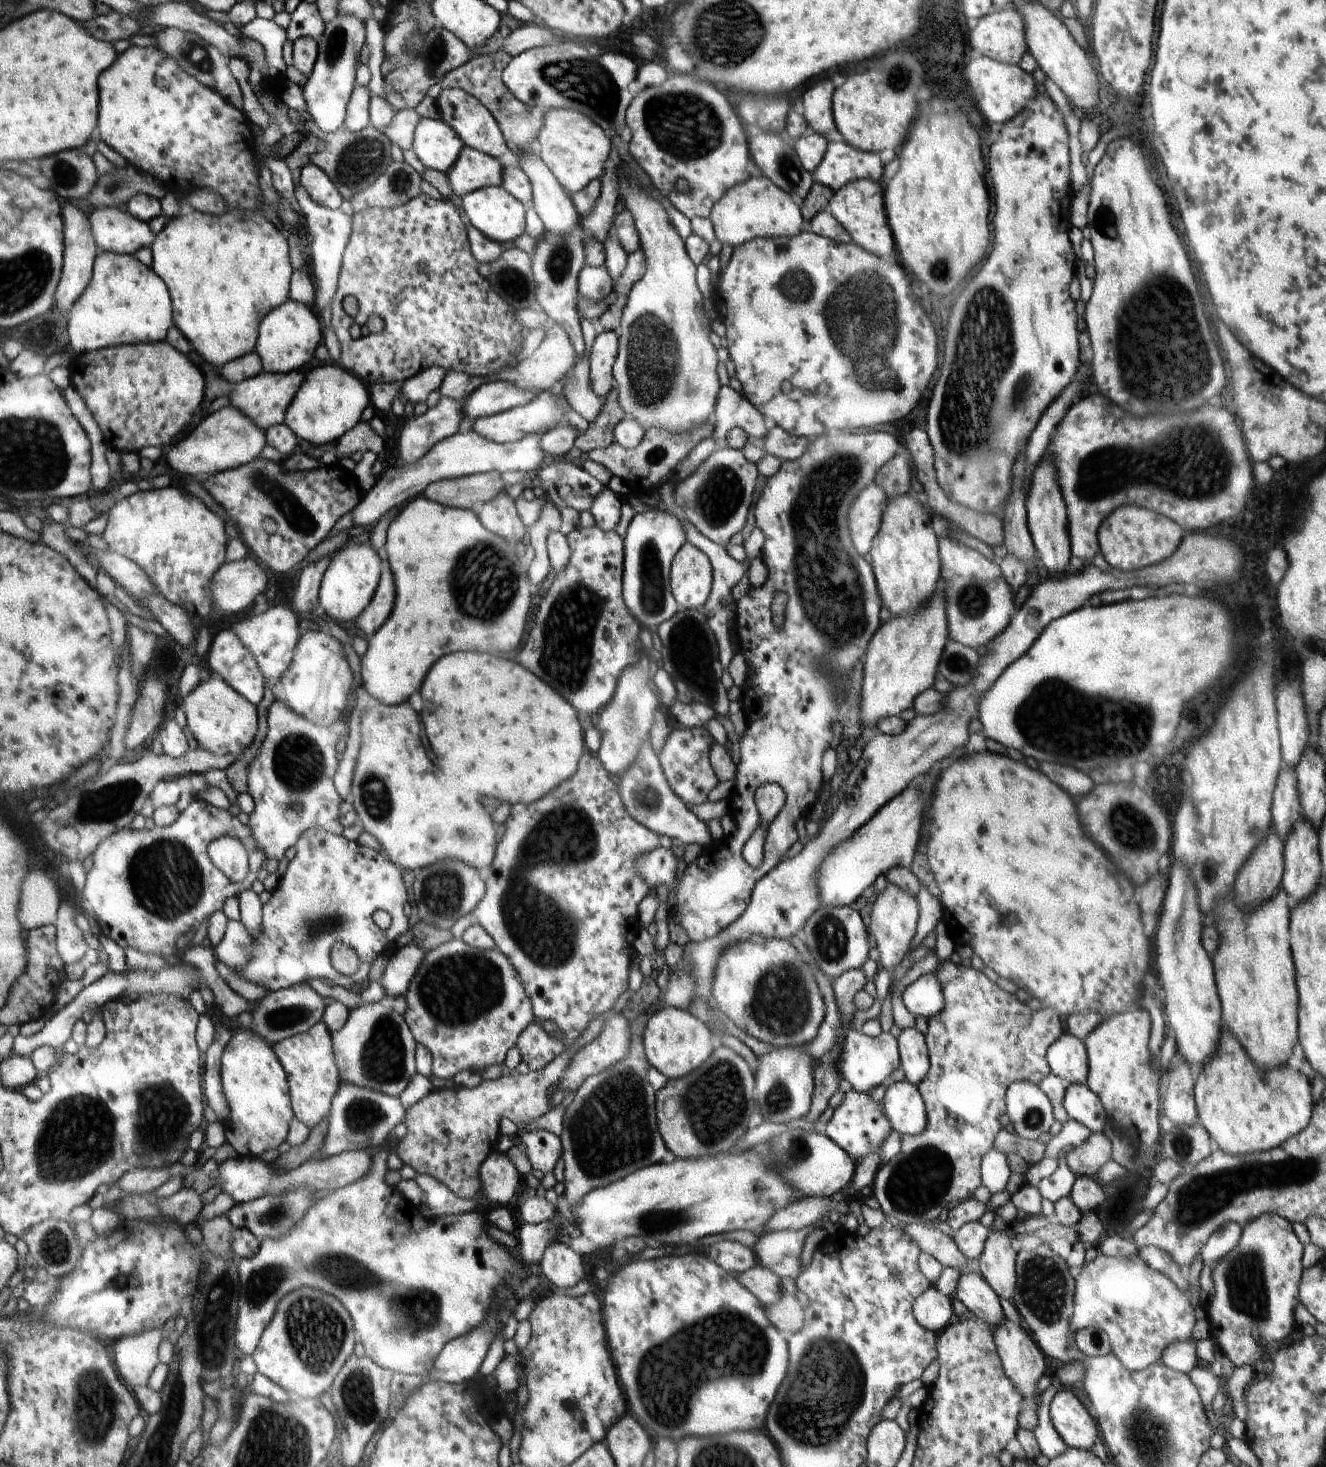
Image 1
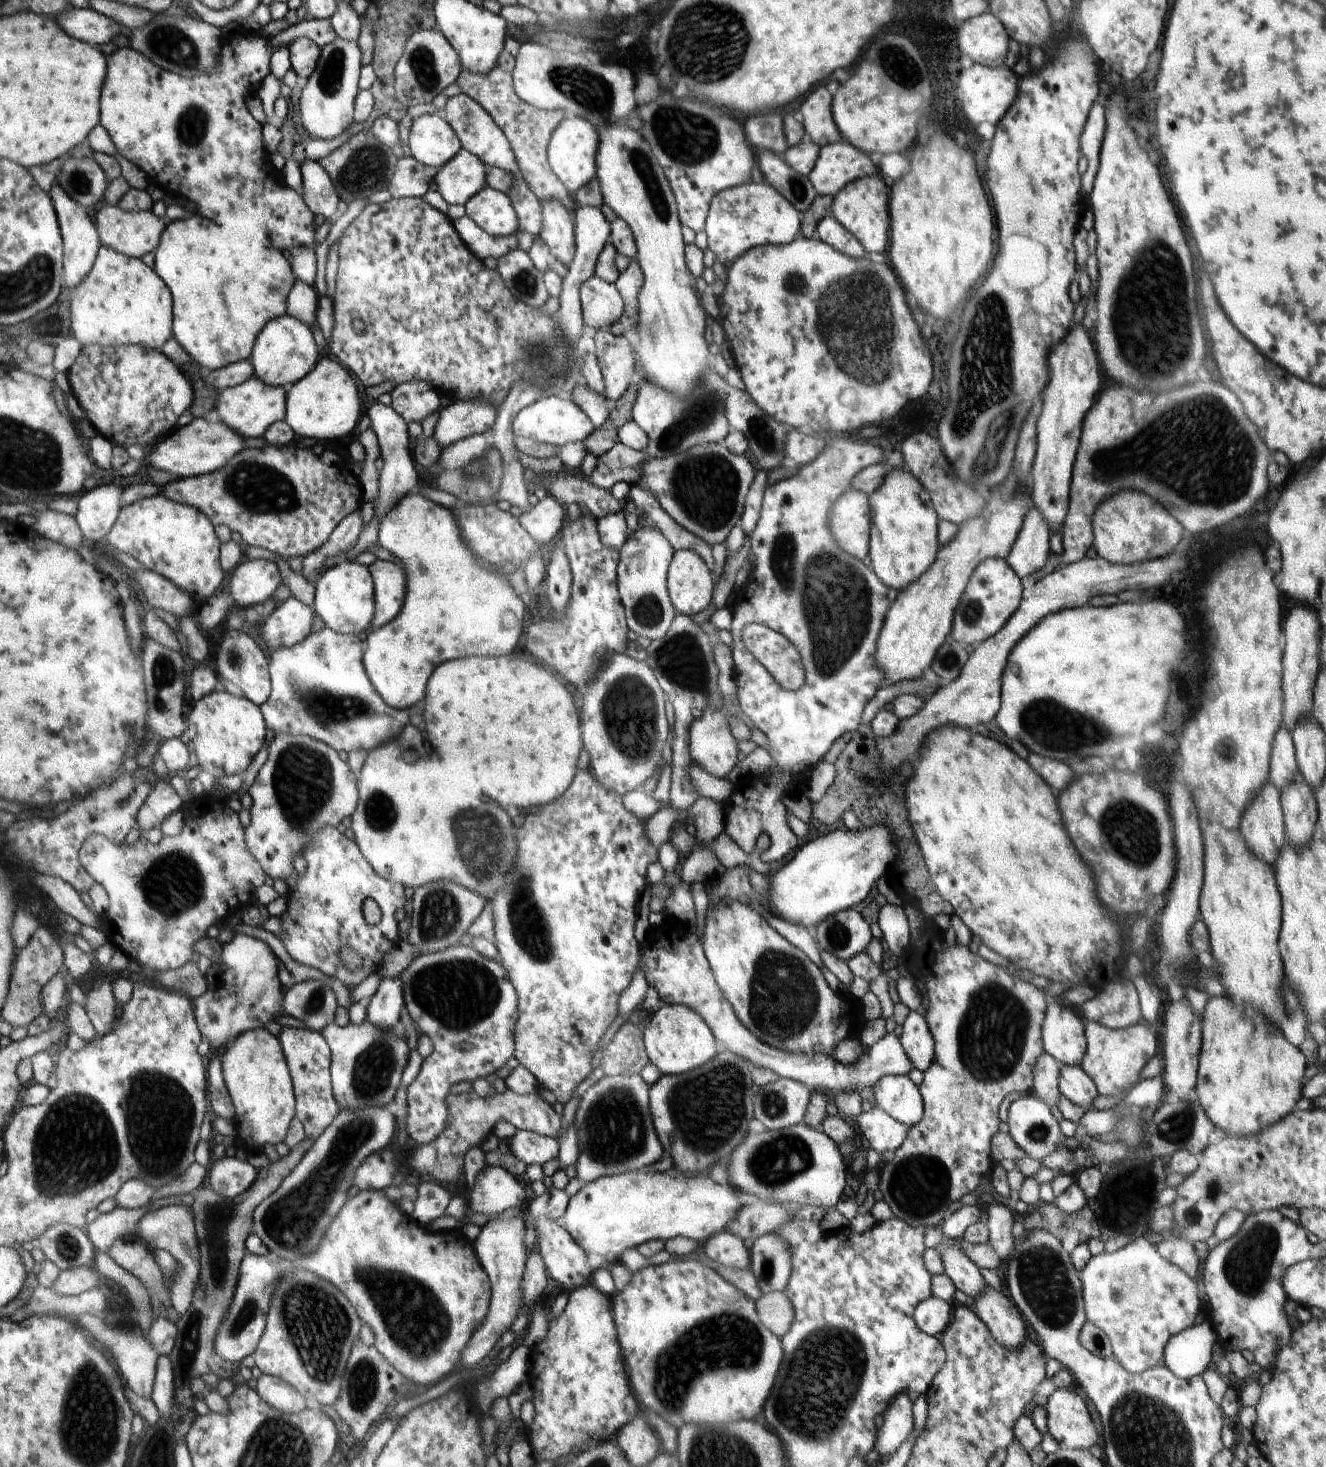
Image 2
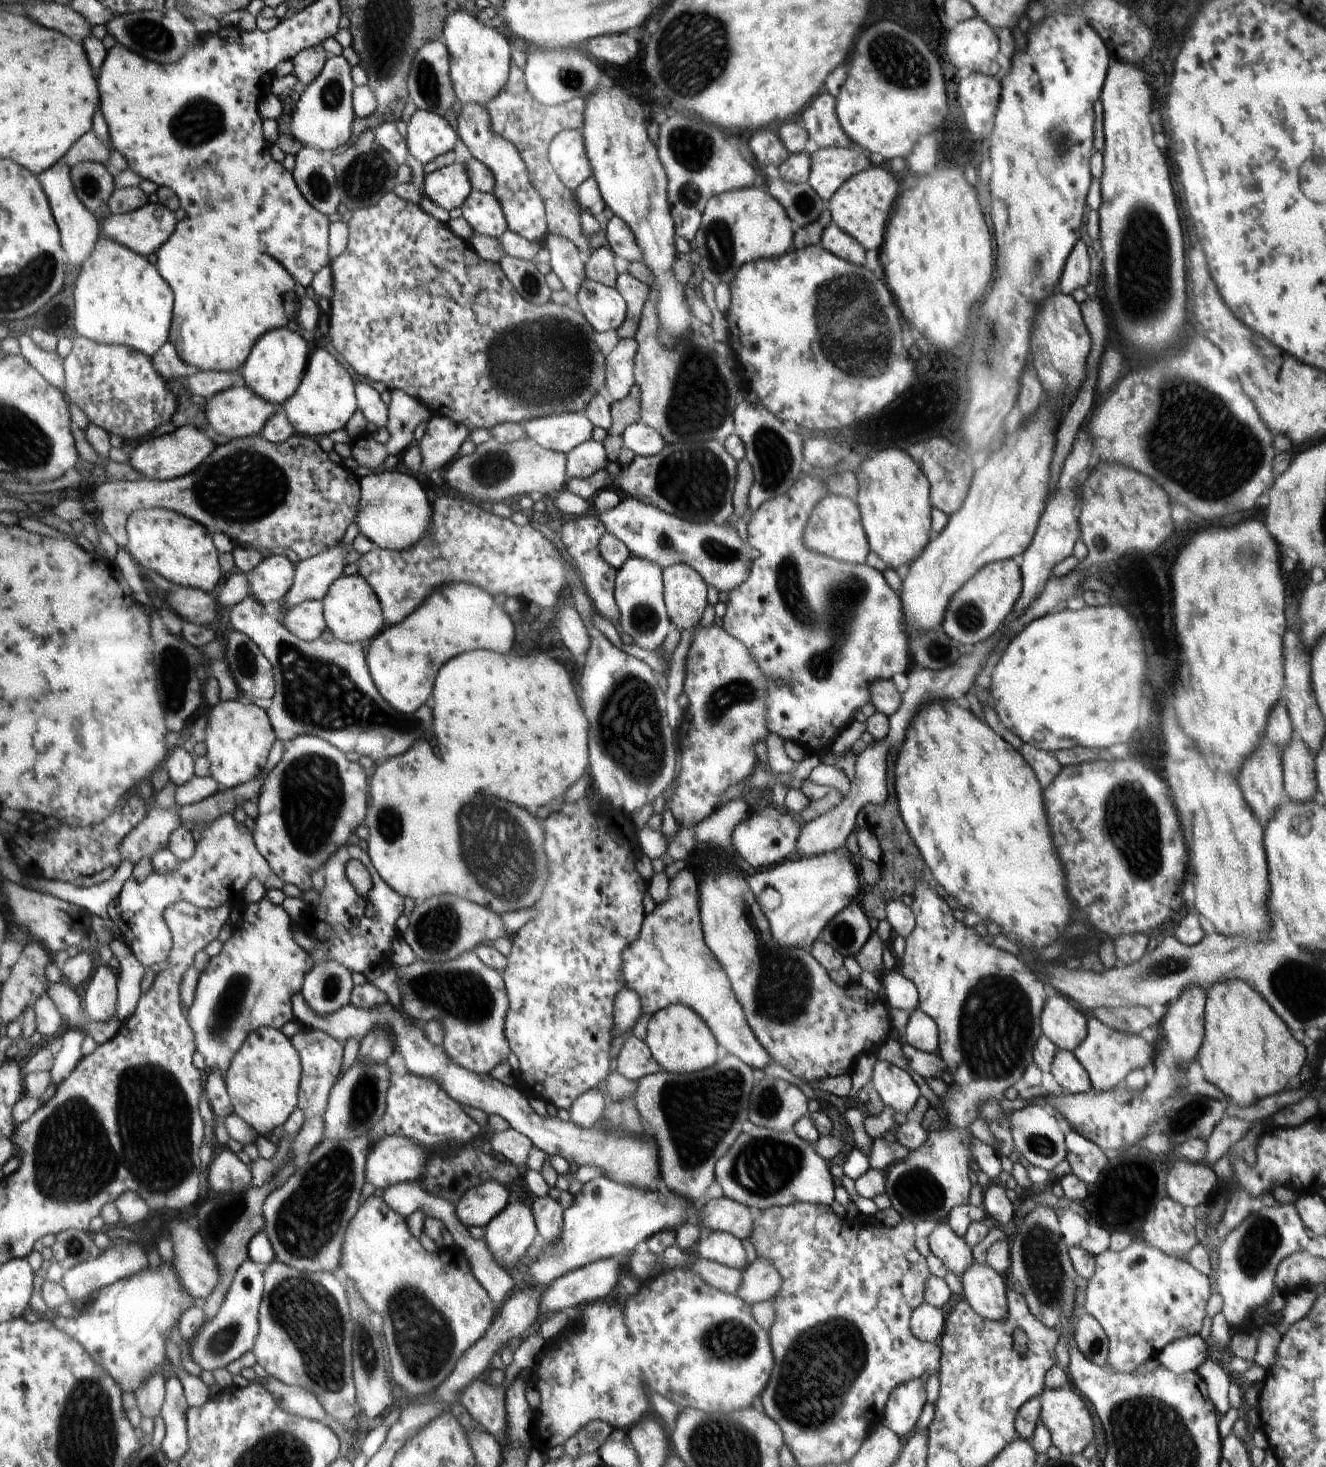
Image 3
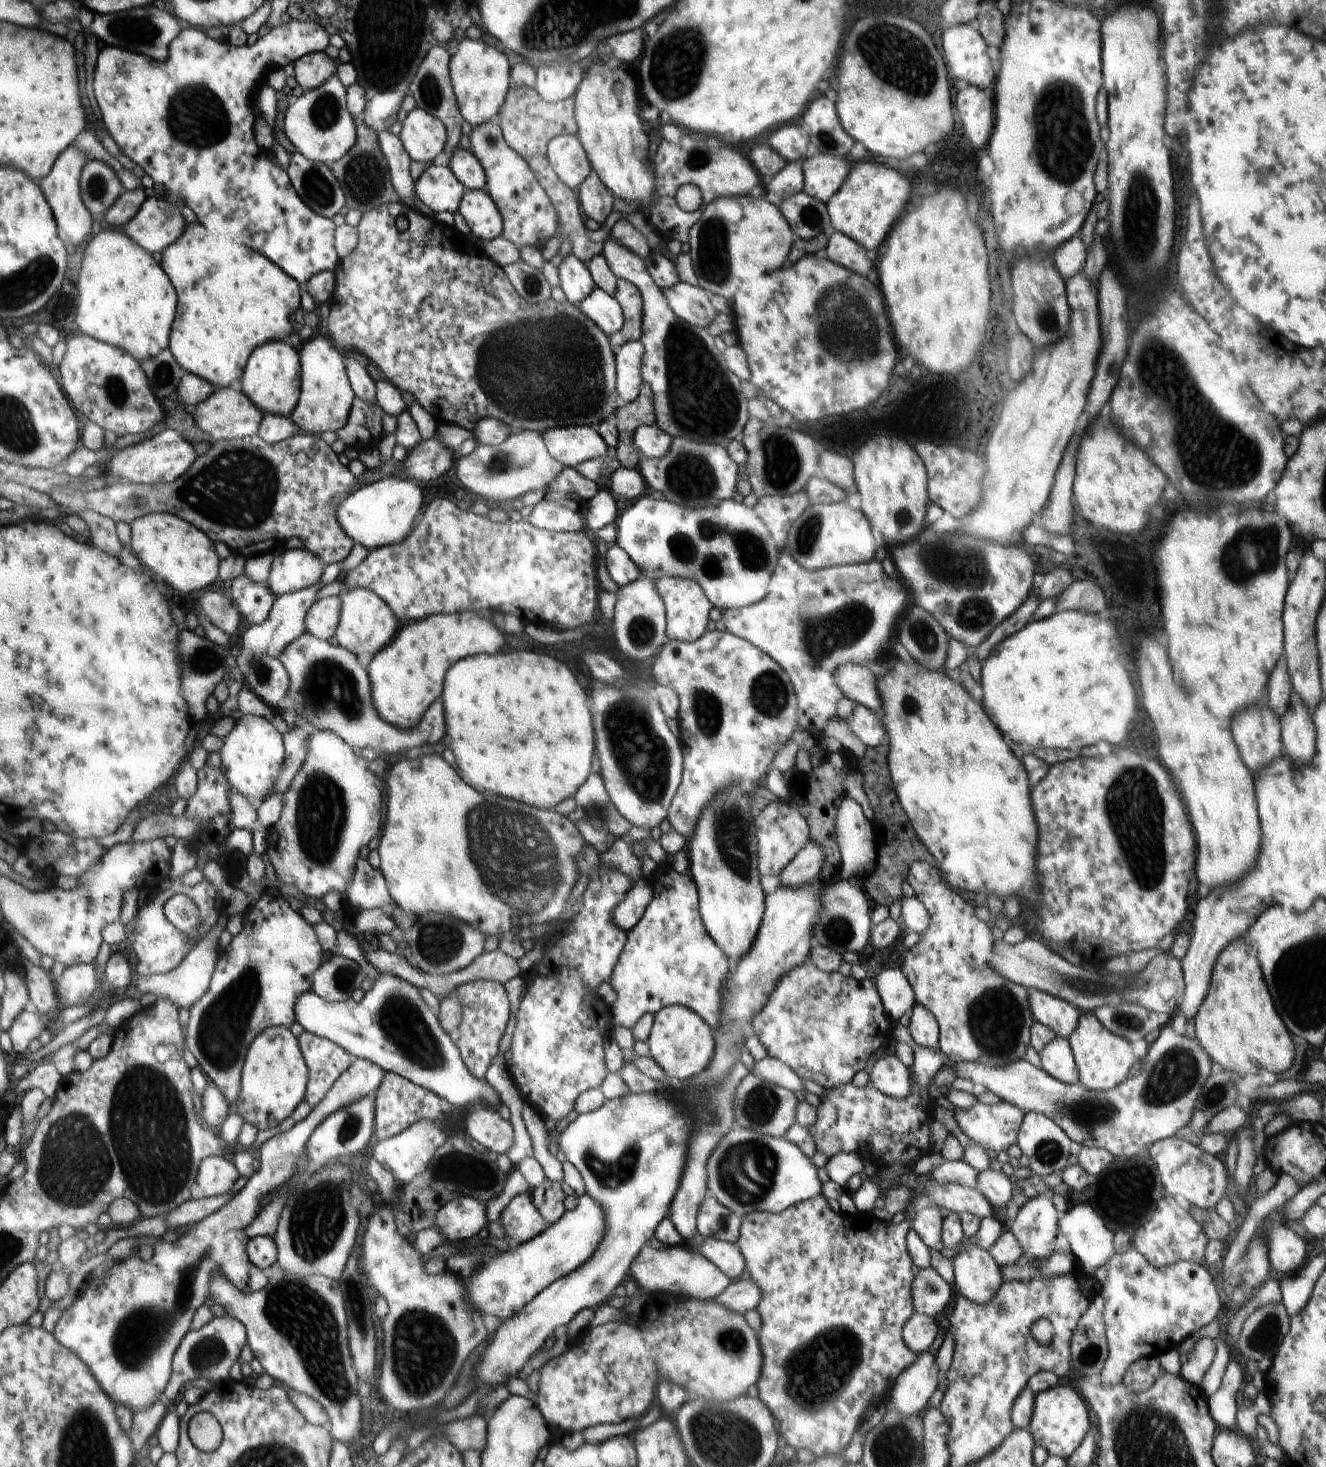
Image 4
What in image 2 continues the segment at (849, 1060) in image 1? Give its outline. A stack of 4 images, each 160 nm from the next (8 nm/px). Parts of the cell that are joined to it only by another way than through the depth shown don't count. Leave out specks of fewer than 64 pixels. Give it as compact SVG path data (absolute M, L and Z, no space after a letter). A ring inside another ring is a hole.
M690 933L690 942L678 942L678 948L662 946L650 948L652 943L648 938L641 956L644 978L649 986L658 992L662 1004L684 1005L695 1009L703 1019L711 1025L712 1032L720 1040L723 1049L743 1056L753 1066L768 1068L778 1076L804 1083L813 1093L816 1091L832 1091L834 1094L841 1090L856 1087L874 1087L882 1075L908 1075L915 1068L908 1055L904 1052L897 1033L886 1033L876 1044L865 1051L865 1054L855 1066L846 1066L830 1055L804 1053L789 1053L772 1045L766 1044L751 1033L739 1019L727 997L716 984L715 975L707 956L702 952L702 944L696 940L696 935Z

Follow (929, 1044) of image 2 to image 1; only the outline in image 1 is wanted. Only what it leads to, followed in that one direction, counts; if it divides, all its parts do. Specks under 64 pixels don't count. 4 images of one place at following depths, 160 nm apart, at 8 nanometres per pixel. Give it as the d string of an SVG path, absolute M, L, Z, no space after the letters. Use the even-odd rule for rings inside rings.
M904 1028L897 1037L900 1068L906 1081L918 1086L930 1070L930 1058L924 1036L916 1028Z

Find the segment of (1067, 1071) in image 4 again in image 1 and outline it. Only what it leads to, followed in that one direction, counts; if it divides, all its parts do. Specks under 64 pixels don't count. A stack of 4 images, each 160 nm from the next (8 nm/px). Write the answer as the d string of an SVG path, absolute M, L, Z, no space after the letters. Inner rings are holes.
M1086 1083L1067 1085L1064 1108L1070 1120L1081 1123L1091 1133L1106 1133L1106 1112Z

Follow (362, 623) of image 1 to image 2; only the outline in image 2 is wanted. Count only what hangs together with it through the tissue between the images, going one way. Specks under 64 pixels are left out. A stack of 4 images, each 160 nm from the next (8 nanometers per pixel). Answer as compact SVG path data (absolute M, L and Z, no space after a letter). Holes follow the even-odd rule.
M376 560L370 566L375 582L376 616L373 629L386 626L403 610L407 590L407 573L394 562Z

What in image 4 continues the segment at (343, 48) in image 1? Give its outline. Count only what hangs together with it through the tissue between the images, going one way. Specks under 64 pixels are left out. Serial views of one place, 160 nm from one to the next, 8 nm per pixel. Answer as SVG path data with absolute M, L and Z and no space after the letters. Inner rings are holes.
M331 76L322 86L304 91L290 102L285 112L284 132L294 145L295 153L328 168L355 146L358 133L354 118L347 108L347 88L339 76Z

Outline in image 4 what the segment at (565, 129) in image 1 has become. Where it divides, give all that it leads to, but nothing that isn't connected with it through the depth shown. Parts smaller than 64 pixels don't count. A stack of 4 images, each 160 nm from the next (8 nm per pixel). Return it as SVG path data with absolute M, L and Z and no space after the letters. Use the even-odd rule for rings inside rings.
M560 135L547 144L547 160L558 178L577 190L594 170L590 158L577 135Z

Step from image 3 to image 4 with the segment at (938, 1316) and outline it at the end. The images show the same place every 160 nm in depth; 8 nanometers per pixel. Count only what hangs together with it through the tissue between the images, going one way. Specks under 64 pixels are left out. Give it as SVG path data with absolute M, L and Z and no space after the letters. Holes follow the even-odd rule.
M915 1312L903 1327L903 1340L913 1353L919 1355L930 1350L936 1332L938 1326L932 1318L928 1318L924 1313Z

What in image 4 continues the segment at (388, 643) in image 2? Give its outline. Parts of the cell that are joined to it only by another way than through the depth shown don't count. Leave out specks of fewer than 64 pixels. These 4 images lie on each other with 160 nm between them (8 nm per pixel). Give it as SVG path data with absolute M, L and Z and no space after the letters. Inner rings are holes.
M386 476L371 485L364 485L359 489L351 492L348 498L344 499L338 506L338 520L344 528L345 532L351 539L362 544L364 548L369 551L380 548L380 546L392 546L398 543L402 543L404 539L410 536L408 532L414 530L414 520L418 516L418 512L422 510L422 502L424 502L424 496L422 496L422 490L410 482L404 482L402 479L396 477ZM470 612L437 614L418 622L413 622L400 629L400 636L393 641L392 646L380 650L378 654L369 658L368 668L376 710L388 723L396 725L400 729L414 728L430 710L430 706L438 696L443 694L443 682L448 668L458 663L460 659L472 656L472 654L496 654L504 646L504 636L484 618L478 618Z

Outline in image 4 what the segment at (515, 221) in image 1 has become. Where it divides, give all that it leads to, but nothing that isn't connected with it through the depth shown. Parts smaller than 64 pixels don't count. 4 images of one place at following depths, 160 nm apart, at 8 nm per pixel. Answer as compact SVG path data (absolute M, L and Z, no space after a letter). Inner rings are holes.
M466 190L459 211L476 238L489 241L502 236L502 213L485 190Z

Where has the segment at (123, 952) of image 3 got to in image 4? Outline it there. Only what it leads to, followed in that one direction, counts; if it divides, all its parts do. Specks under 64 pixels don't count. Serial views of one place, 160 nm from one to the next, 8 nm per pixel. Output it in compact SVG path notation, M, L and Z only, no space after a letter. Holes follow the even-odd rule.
M220 917L219 923L206 932L205 937L200 940L191 950L191 954L188 954L174 971L142 977L139 977L136 973L134 984L137 984L142 992L147 993L150 1000L165 997L166 1000L171 1000L171 1003L178 1010L181 1008L190 1010L206 994L209 987L209 982L219 955L218 939L226 924L227 918Z

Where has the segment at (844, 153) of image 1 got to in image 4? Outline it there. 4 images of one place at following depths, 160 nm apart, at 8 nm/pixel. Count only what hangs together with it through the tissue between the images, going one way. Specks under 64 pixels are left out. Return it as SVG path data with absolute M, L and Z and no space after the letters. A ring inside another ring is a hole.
M822 153L807 158L801 163L804 175L803 191L825 205L828 199L834 198L840 191L853 166L849 158Z

